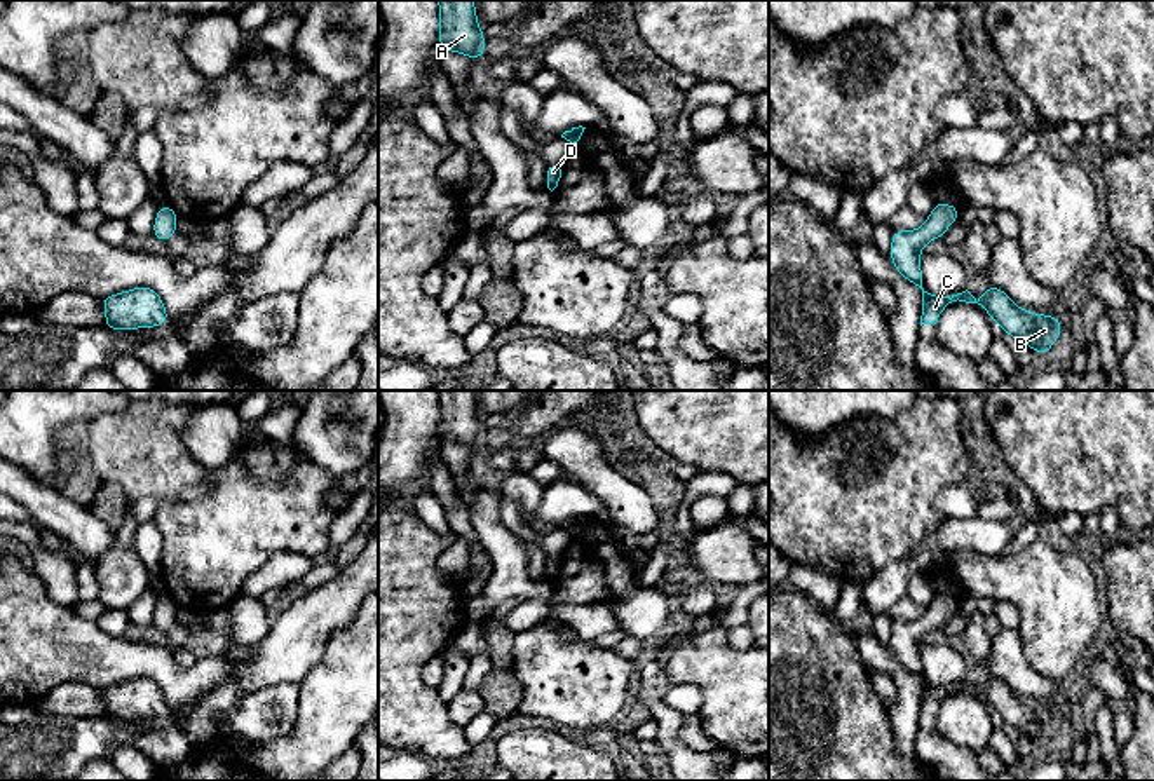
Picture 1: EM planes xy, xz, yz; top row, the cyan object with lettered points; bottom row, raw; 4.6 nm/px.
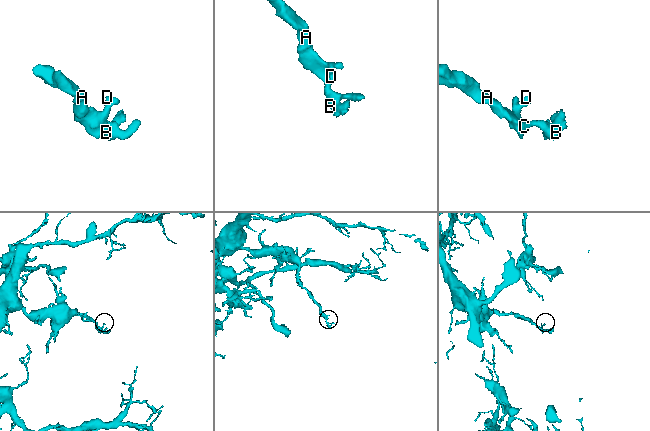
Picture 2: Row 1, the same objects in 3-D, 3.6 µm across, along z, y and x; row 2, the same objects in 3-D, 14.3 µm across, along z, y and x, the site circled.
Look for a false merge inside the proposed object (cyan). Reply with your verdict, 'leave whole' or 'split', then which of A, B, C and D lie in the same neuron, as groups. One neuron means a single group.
leave whole; A B C D

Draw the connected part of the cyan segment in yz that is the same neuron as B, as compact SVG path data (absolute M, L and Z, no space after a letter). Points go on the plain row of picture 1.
M936 593L922 617L910 622L893 622L889 647L896 661L920 680L920 716L936 715L941 701L950 694L978 694L1009 727L1027 734L1044 748L1049 743L1049 737L1060 729L1062 710L1051 708L1049 704L1044 706L1023 701L995 676L988 676L980 690L976 690L967 680L952 687L933 687L927 683L919 654L922 638L929 631L941 629L957 608L957 596Z

